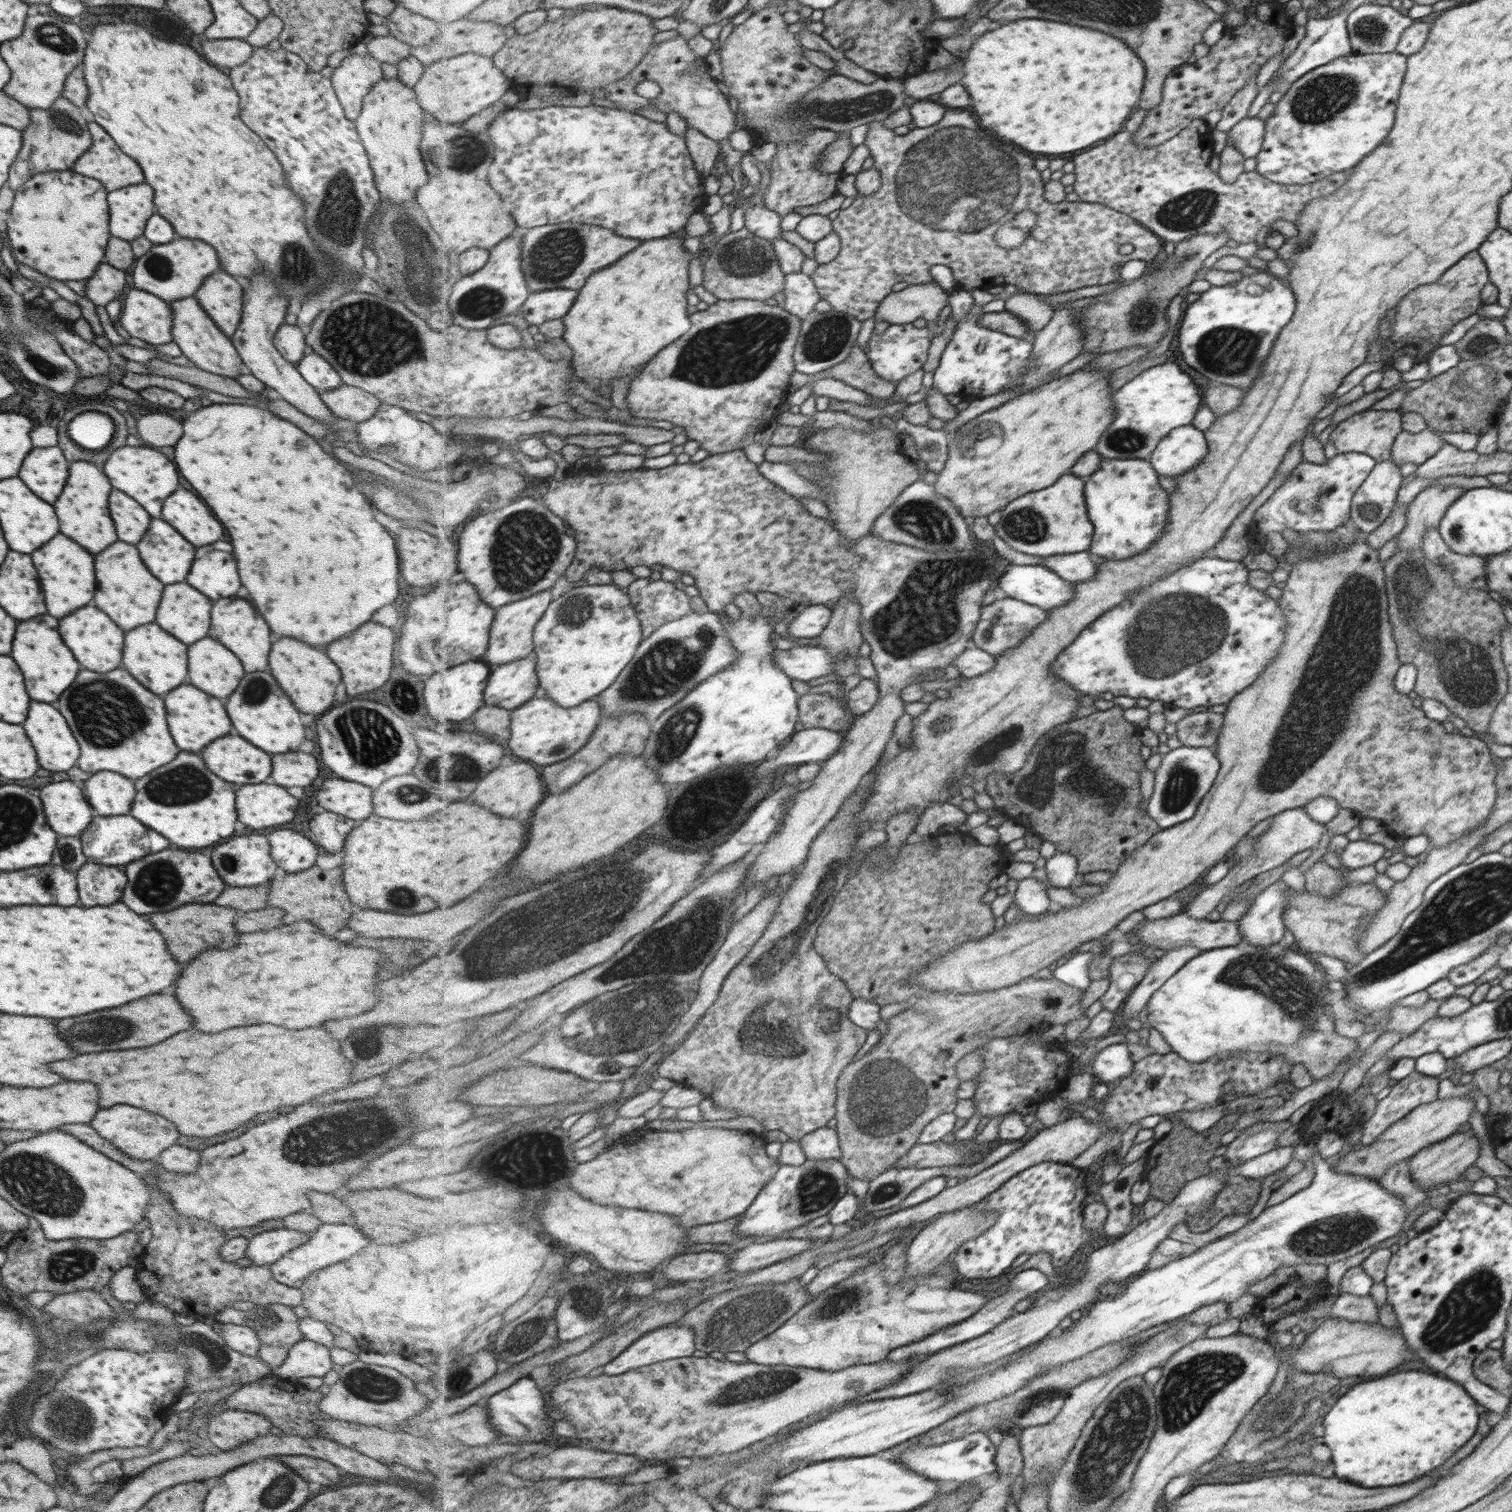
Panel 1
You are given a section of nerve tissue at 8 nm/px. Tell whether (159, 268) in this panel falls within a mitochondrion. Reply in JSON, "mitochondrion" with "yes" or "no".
{"mitochondrion":"yes"}

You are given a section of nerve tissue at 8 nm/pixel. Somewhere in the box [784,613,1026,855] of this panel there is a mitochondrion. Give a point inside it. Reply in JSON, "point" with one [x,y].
{"point":[988,750]}

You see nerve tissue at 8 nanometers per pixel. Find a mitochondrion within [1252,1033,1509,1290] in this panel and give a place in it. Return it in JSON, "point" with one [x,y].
{"point":[1336,1235]}

